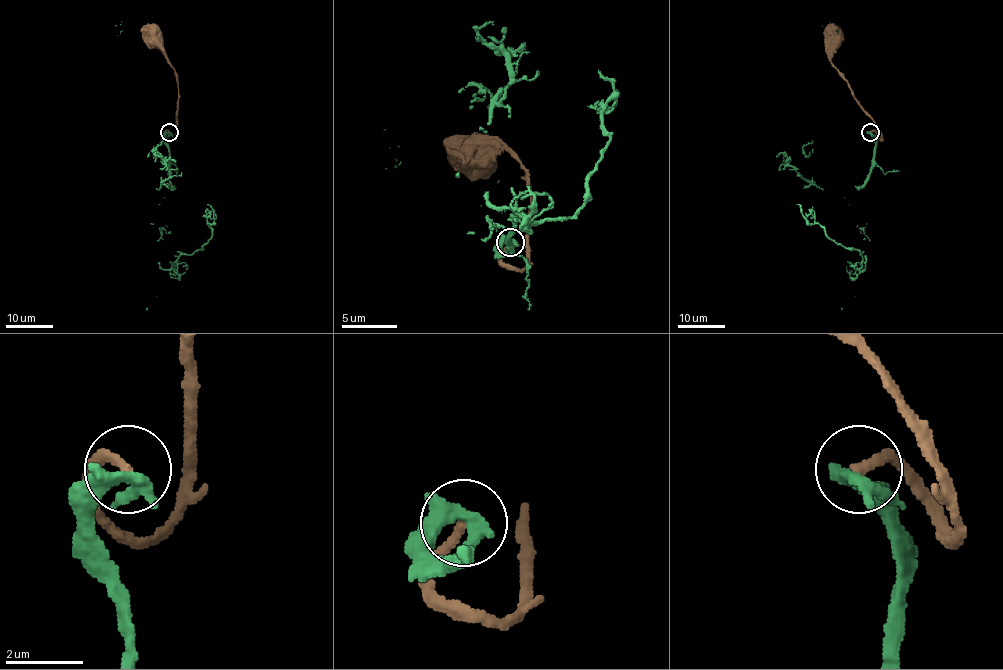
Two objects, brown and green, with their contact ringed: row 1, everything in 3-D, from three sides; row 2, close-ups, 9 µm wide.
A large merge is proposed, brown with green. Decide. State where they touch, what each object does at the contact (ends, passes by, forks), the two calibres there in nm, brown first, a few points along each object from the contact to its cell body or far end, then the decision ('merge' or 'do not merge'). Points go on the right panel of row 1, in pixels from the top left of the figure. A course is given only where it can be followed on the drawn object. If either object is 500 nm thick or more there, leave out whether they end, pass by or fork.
at (870, 132); brown ends there; green forks there; 240 nm thick on the brown side, 280 nm on the other; brown runs (870, 132), (873, 131), (882, 139), (879, 127), (831, 61), (833, 34); green runs (870, 132), (873, 168), (869, 179), (845, 197), (864, 251), (860, 254), (807, 221), (796, 204); do not merge

